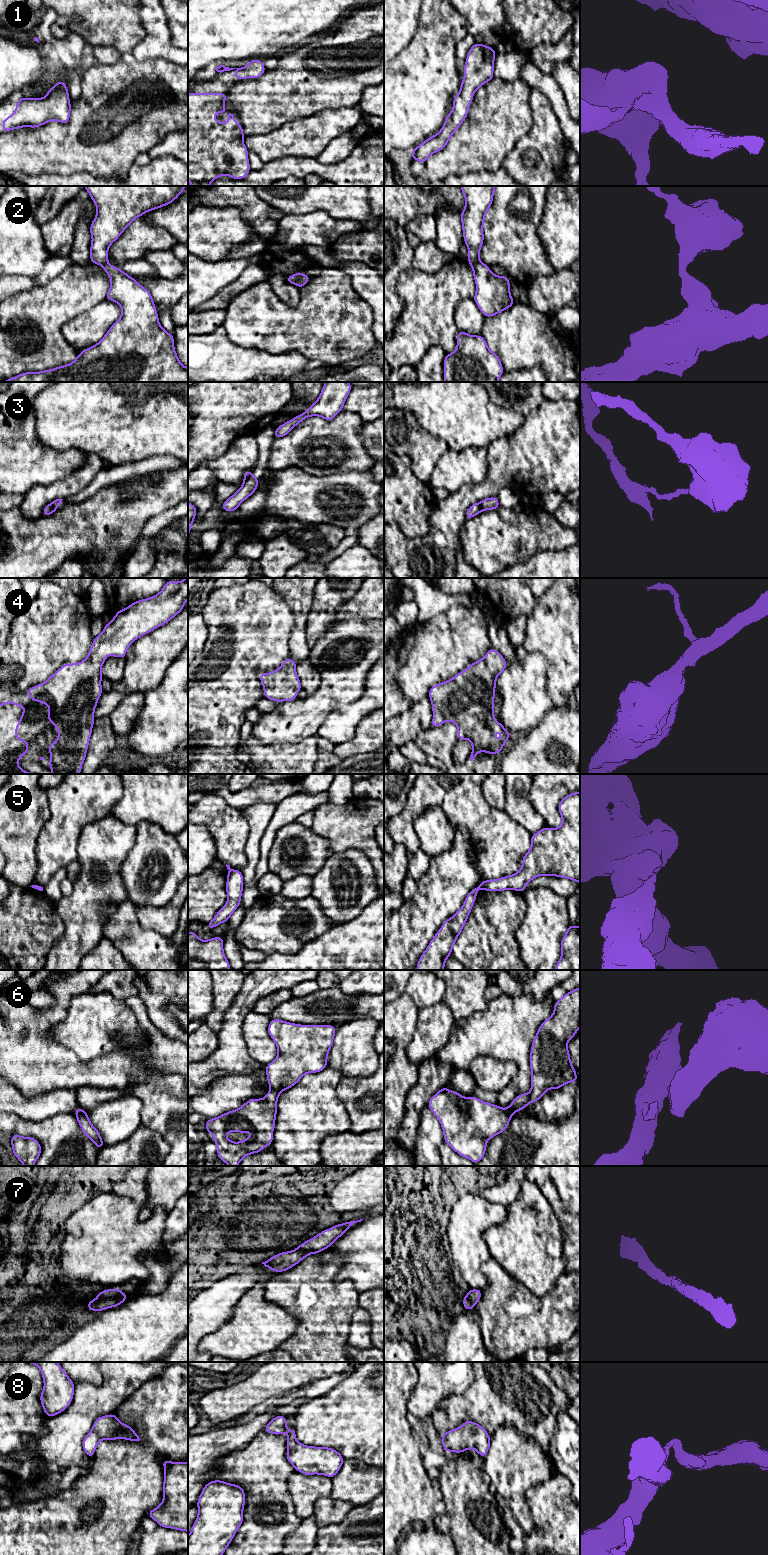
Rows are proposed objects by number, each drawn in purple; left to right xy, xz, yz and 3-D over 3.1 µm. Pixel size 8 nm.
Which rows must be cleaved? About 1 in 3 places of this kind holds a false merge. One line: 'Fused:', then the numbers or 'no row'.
Fused: 2, 3, 5, 6

